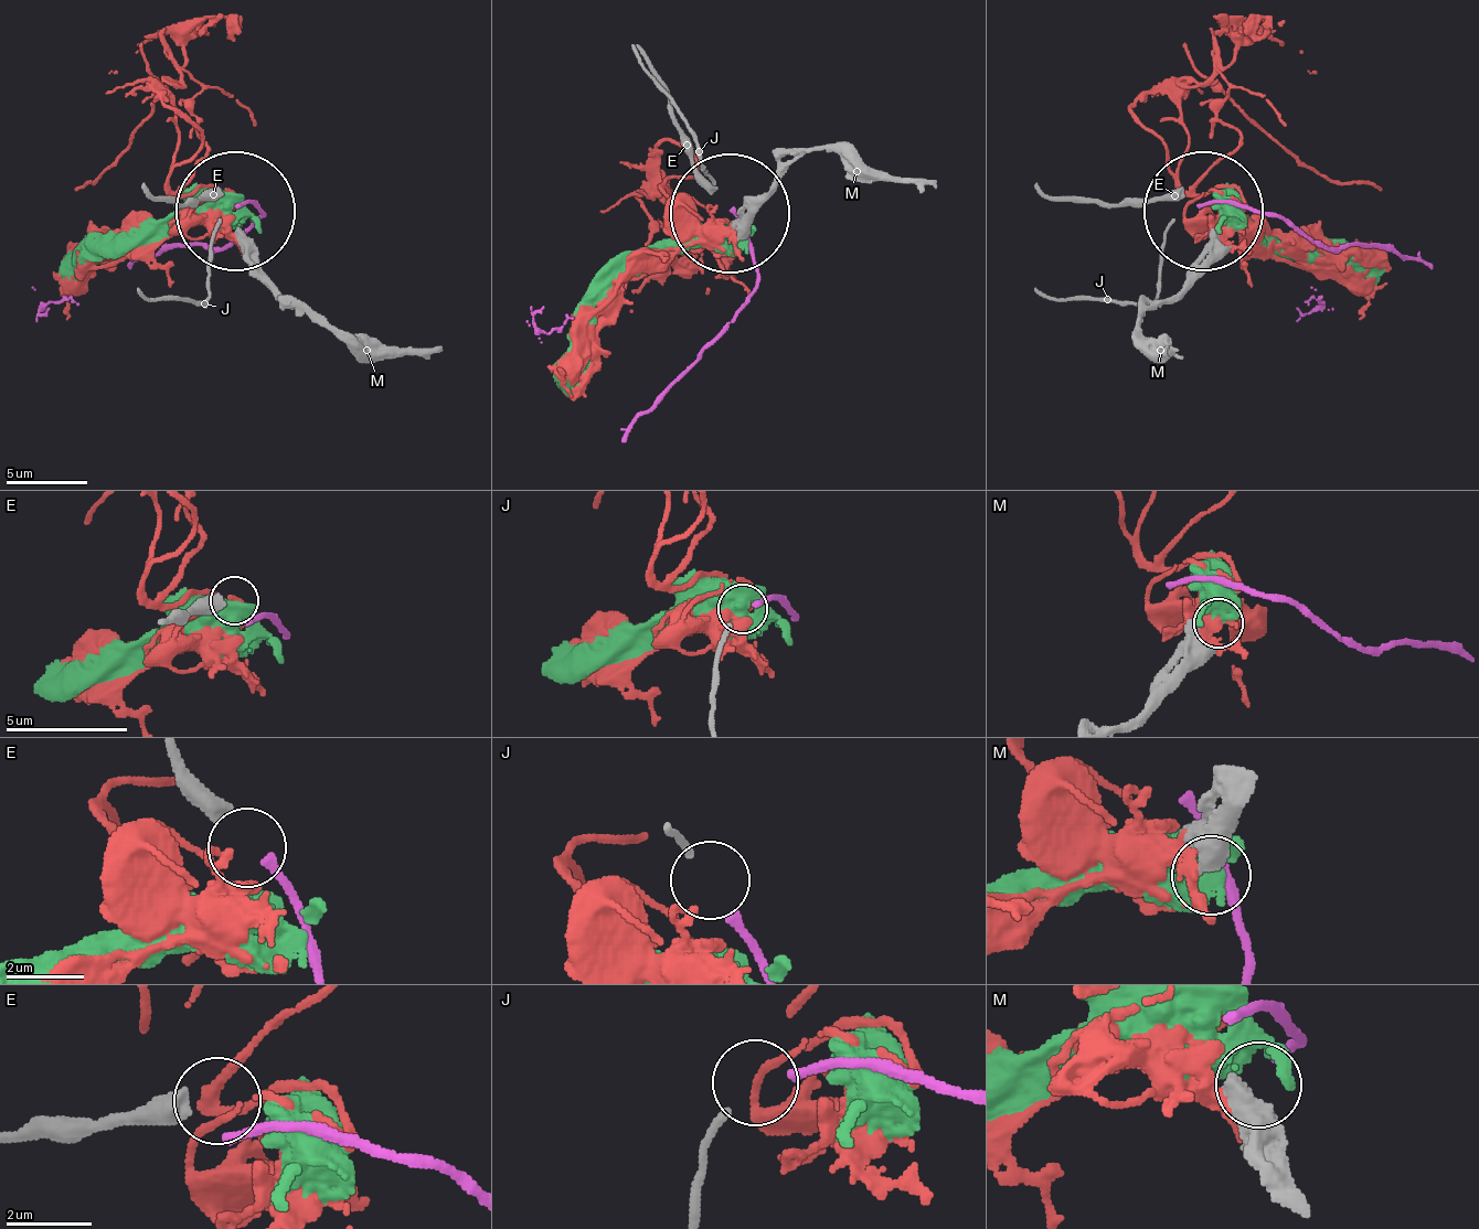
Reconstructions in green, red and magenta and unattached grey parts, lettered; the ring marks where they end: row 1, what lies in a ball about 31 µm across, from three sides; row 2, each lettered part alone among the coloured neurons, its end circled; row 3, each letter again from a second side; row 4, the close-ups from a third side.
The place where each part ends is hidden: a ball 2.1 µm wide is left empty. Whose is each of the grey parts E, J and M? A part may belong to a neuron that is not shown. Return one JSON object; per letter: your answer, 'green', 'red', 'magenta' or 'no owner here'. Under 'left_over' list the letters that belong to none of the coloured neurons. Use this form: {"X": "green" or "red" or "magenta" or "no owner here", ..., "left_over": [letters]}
{"E": "no owner here", "J": "magenta", "M": "green", "left_over": ["E"]}

